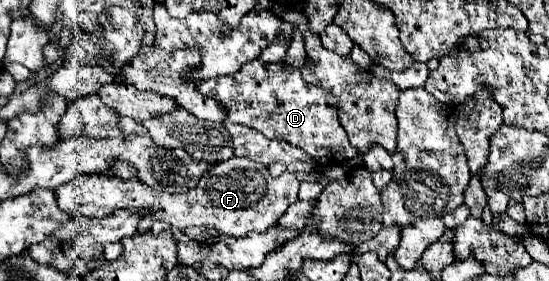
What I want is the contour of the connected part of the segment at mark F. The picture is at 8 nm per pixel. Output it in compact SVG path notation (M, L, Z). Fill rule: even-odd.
M230 157L210 167L210 171L206 171L198 185L186 195L172 195L167 191L156 191L136 179L126 181L98 173L78 175L70 183L62 183L56 189L56 195L58 205L70 217L106 217L116 209L152 209L154 219L162 219L176 229L198 225L216 229L218 233L232 237L242 237L248 233L264 233L268 227L274 227L288 205L298 199L298 187L298 179L288 171L280 177L272 177L268 169L256 161L250 161L246 157Z

